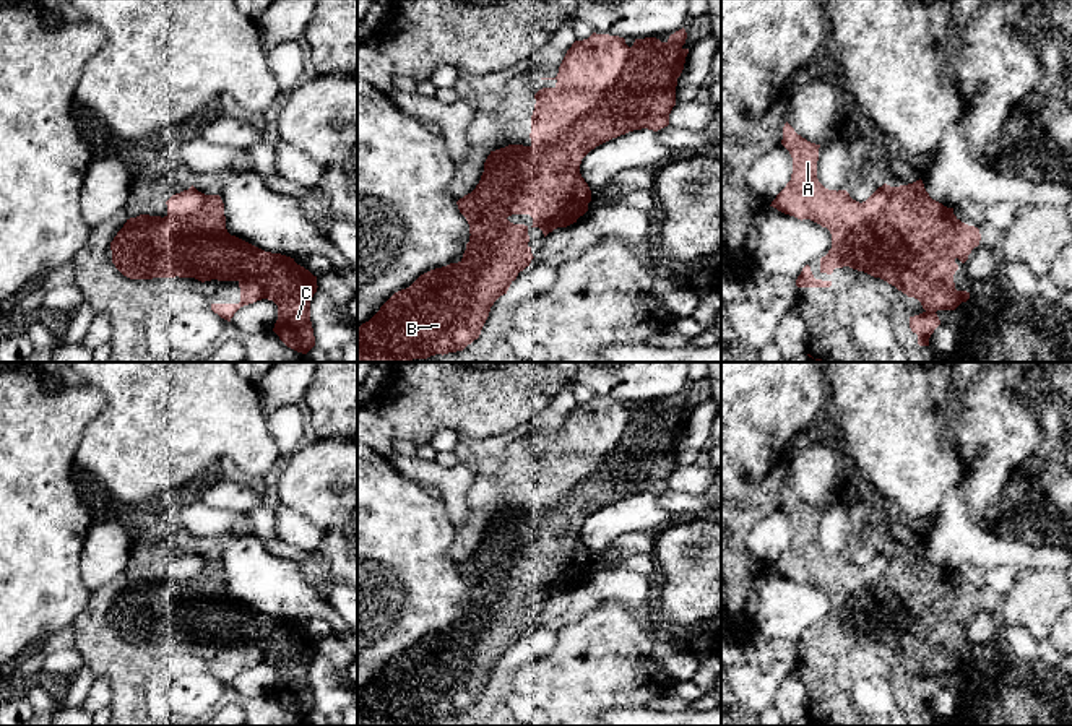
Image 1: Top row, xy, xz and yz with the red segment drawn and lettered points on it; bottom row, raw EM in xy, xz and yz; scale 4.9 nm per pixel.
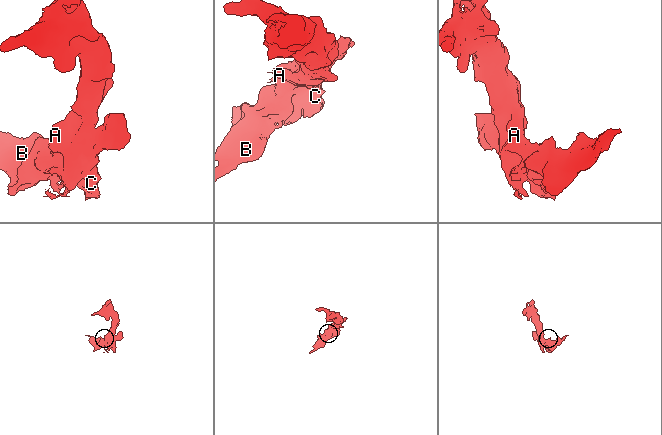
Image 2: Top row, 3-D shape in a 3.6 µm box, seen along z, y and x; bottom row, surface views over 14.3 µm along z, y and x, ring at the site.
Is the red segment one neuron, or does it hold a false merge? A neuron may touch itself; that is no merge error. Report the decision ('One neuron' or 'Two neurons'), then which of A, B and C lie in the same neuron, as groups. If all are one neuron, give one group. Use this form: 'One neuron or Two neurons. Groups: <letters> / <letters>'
Two neurons. Groups: A / B C

